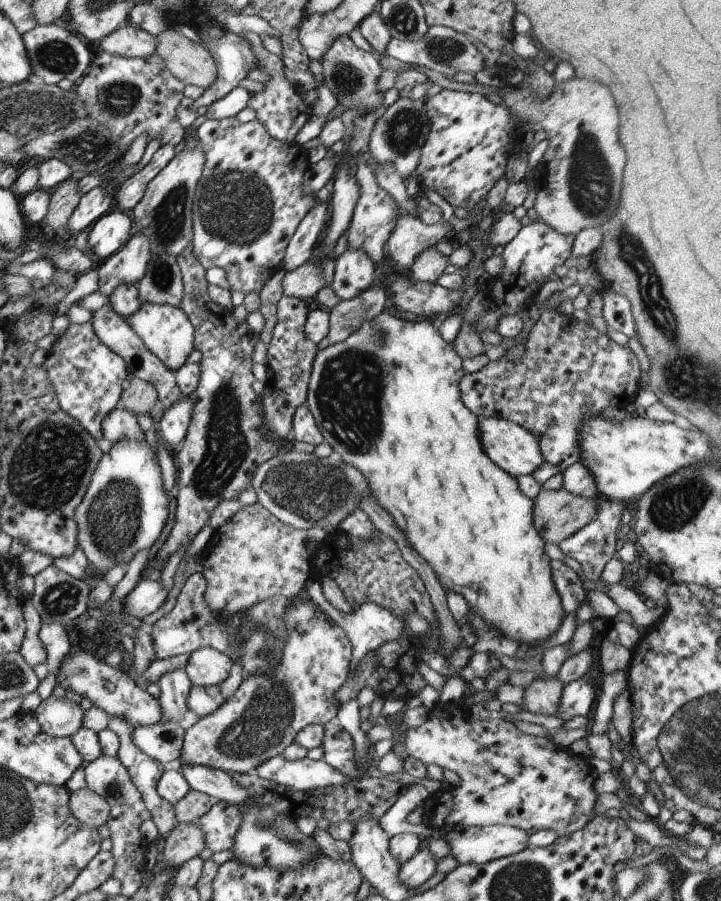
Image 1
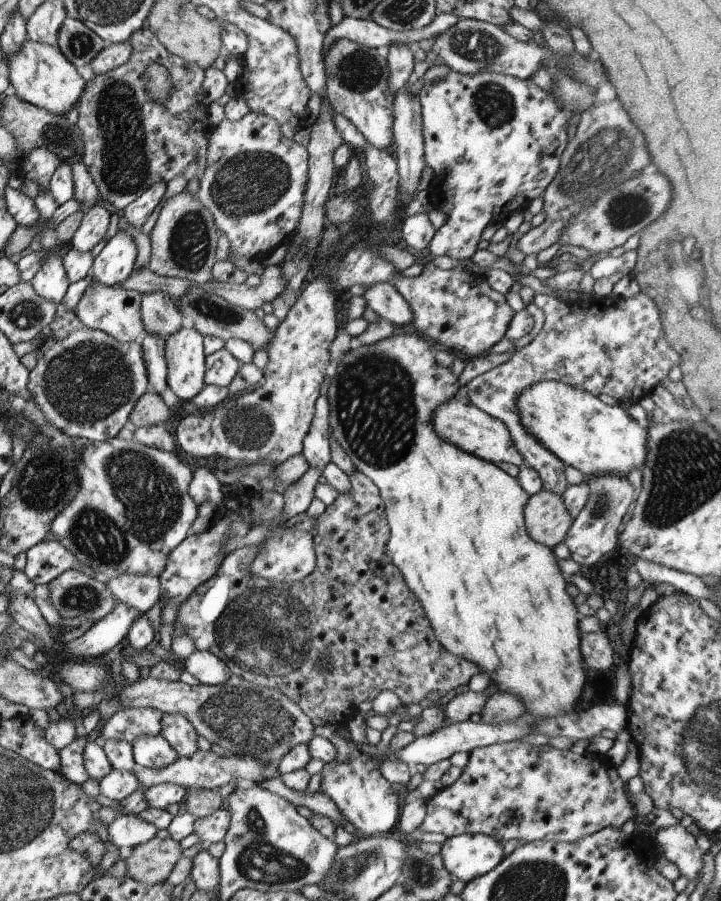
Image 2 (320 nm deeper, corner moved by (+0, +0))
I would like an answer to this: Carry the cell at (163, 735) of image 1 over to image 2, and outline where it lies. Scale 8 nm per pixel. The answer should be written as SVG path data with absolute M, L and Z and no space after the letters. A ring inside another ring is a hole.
M144 736L134 740L132 755L137 767L160 769L178 757L173 747L161 736Z

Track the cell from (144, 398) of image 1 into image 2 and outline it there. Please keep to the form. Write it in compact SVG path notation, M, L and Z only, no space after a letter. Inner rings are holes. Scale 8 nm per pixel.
M148 389L133 405L128 420L136 428L161 425L171 416L170 409L163 403L159 394Z

